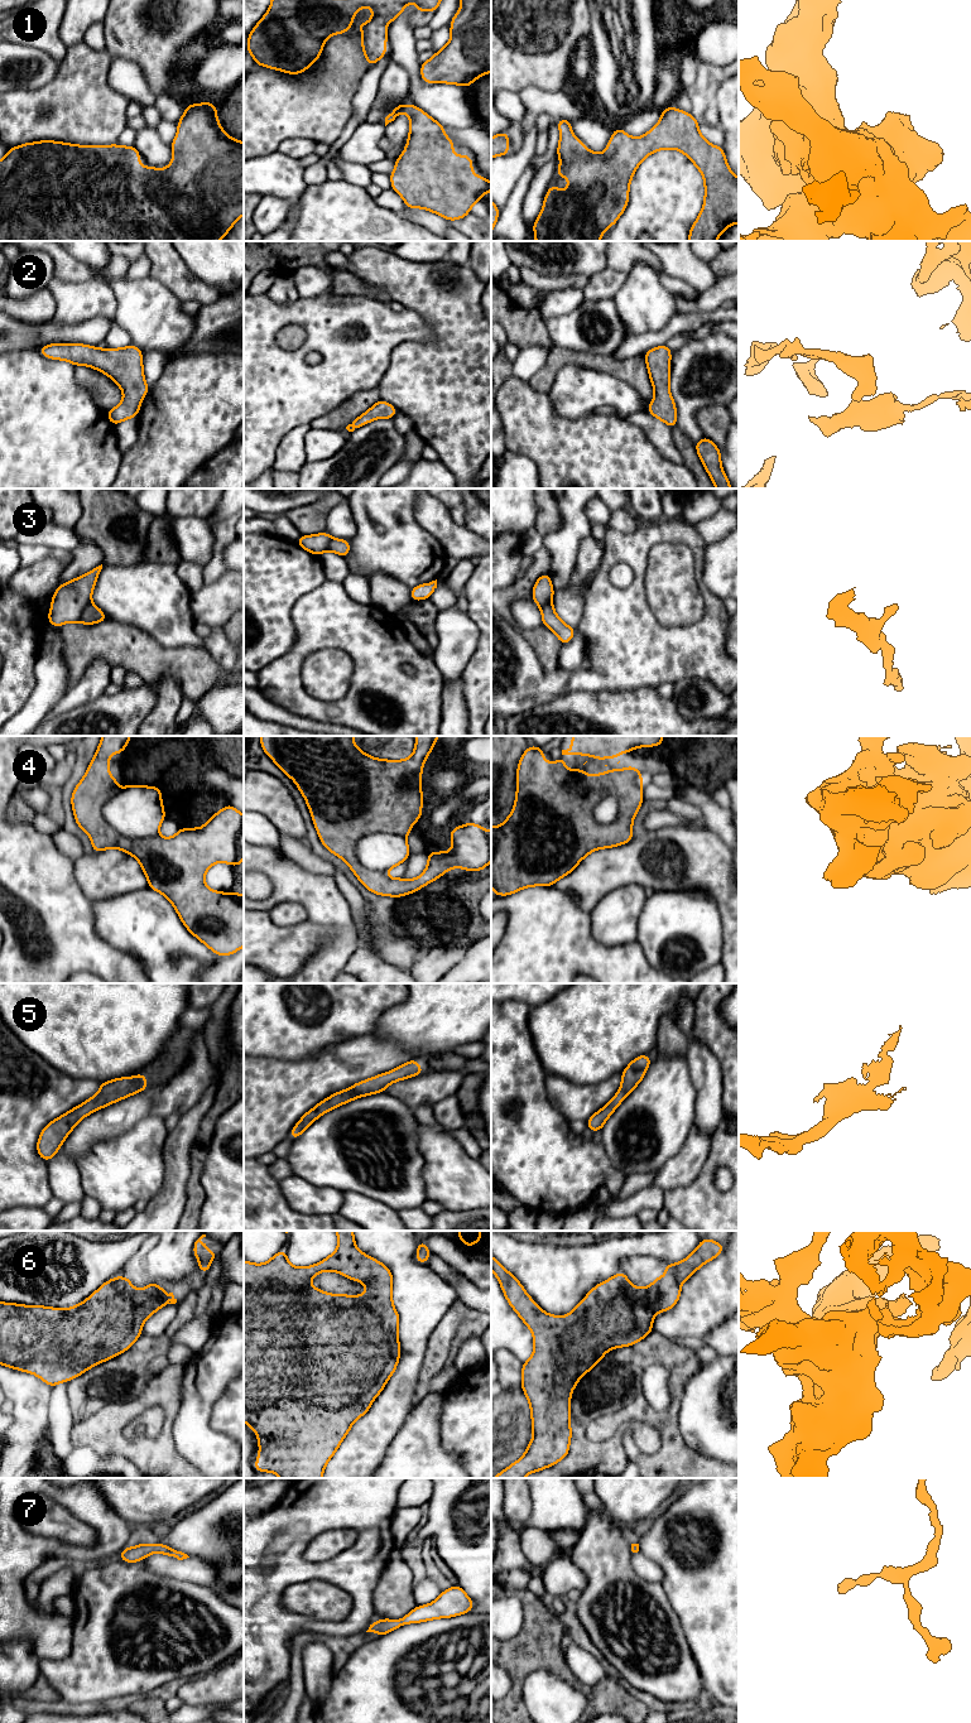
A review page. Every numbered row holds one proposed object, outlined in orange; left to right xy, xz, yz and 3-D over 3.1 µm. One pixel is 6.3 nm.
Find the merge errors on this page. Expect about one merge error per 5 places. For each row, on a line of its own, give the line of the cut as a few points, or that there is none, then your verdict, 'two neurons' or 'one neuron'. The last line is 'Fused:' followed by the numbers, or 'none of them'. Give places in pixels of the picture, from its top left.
1: no cut; one neuron
2: no cut; one neuron
3: cut in xy along (90, 602), (78, 621); two neurons
4: cut in xz along (404, 836), (384, 832), (369, 833), (357, 842), (355, 855); two neurons
5: no cut; one neuron
6: no cut; one neuron
7: no cut; one neuron
Fused: 3, 4

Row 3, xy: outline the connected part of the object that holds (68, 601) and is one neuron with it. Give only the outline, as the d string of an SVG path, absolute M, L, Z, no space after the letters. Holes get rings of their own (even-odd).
M102 564L88 573L61 584L52 596L48 624L59 627L68 622L80 622L85 607L91 603L92 592Z

